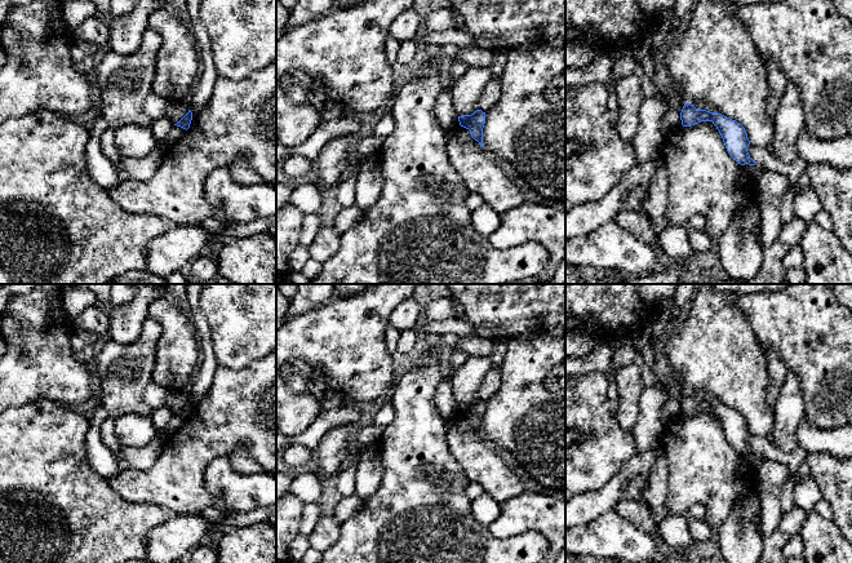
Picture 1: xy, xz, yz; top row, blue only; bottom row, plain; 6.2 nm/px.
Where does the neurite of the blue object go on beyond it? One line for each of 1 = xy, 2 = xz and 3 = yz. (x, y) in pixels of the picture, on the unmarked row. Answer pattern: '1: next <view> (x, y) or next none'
1: next none
2: next none
3: next none

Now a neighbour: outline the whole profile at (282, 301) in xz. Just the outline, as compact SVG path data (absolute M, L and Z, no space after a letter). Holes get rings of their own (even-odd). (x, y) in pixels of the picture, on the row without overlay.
M279 288L276 289L276 328L279 328L288 319L288 307L290 300L287 298Z

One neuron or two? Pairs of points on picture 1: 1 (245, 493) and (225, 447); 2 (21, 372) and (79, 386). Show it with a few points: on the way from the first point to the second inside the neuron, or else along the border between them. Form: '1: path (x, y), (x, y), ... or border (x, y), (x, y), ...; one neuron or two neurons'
1: border (229, 457), (214, 457), (207, 466), (204, 477); two neurons
2: path (35, 372), (52, 372), (65, 380); one neuron

